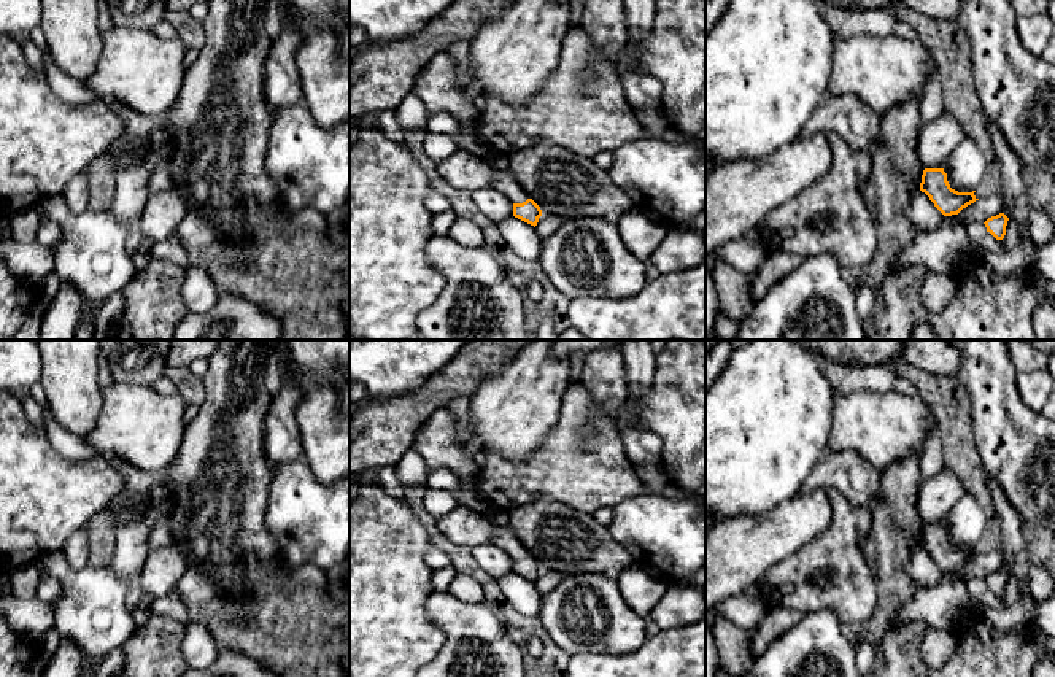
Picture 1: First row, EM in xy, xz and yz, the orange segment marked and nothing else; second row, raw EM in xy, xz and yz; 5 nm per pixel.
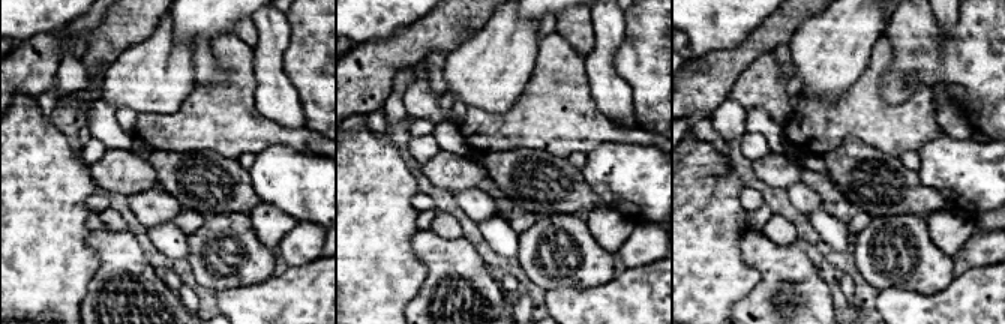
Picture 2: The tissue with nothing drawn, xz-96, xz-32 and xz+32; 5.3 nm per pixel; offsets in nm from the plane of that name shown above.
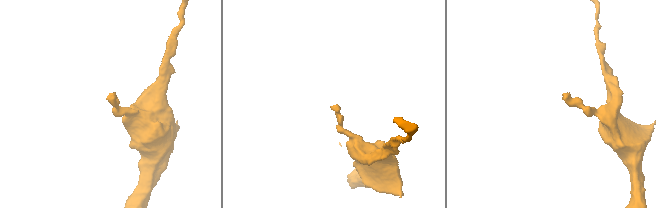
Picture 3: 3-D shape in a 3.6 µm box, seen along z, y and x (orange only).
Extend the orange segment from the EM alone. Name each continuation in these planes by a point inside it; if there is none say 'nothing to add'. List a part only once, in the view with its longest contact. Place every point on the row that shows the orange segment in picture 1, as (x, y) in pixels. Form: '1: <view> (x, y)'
1: xz (506, 183)

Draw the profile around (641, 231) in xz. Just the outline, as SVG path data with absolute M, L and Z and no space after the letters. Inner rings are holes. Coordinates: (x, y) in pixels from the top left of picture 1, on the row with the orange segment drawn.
M640 207L624 213L615 222L626 248L643 262L650 261L672 227L664 218L658 218Z

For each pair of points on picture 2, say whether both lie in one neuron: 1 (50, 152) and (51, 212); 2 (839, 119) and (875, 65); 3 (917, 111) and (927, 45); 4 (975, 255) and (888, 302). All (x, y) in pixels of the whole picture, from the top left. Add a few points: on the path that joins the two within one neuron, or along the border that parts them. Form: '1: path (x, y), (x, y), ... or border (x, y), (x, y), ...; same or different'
1: path (50, 167), (50, 197); same
2: path (852, 105), (867, 90), (872, 78); same
3: border (930, 89), (915, 84), (905, 99), (890, 102); different
4: border (989, 264), (971, 267); different

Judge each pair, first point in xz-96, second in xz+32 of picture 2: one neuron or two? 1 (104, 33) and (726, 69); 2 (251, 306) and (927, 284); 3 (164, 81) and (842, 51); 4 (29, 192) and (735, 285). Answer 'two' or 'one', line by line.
1: one
2: two
3: one
4: one

